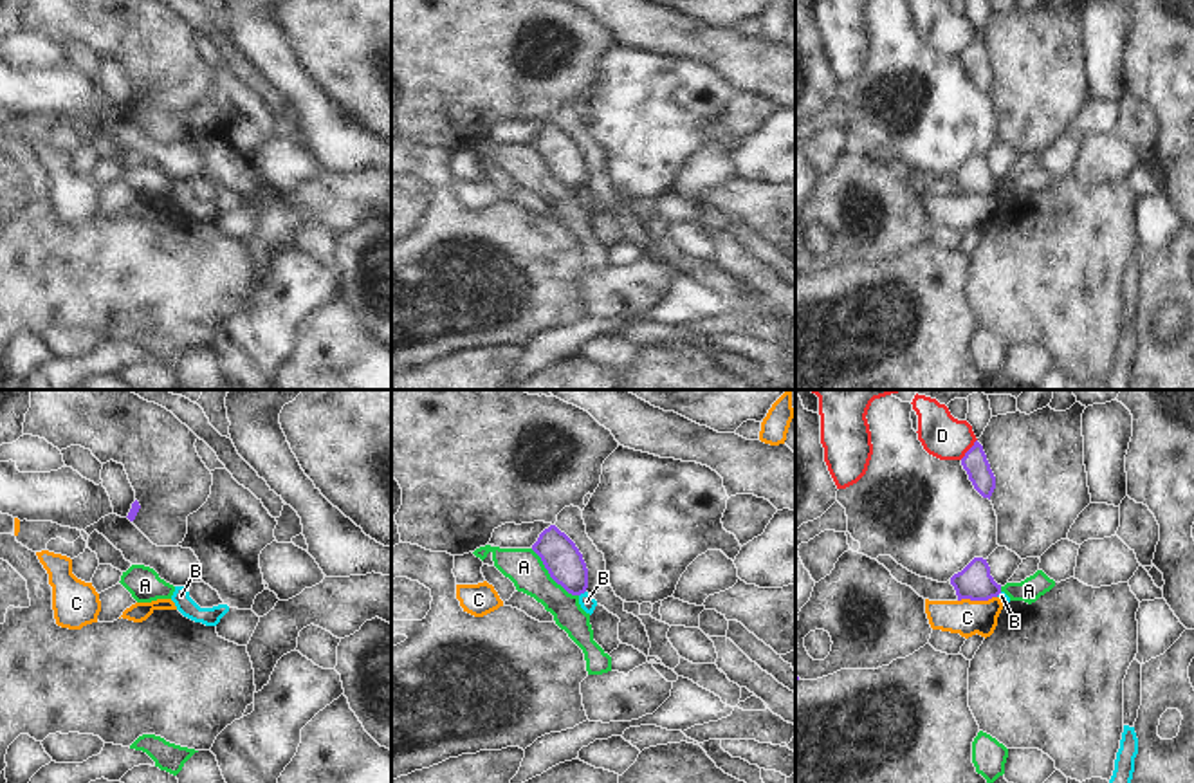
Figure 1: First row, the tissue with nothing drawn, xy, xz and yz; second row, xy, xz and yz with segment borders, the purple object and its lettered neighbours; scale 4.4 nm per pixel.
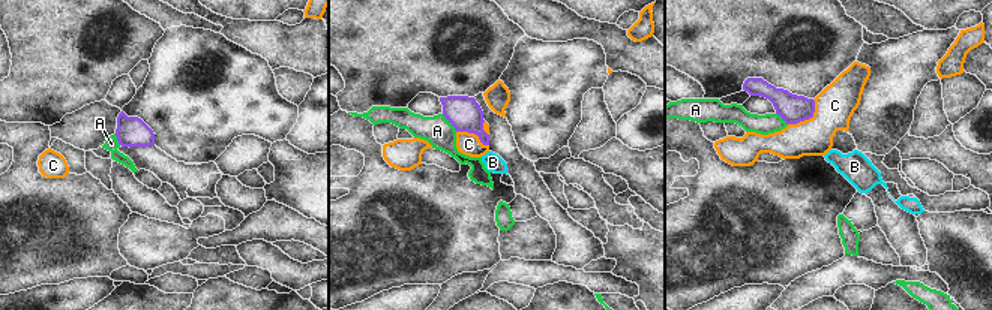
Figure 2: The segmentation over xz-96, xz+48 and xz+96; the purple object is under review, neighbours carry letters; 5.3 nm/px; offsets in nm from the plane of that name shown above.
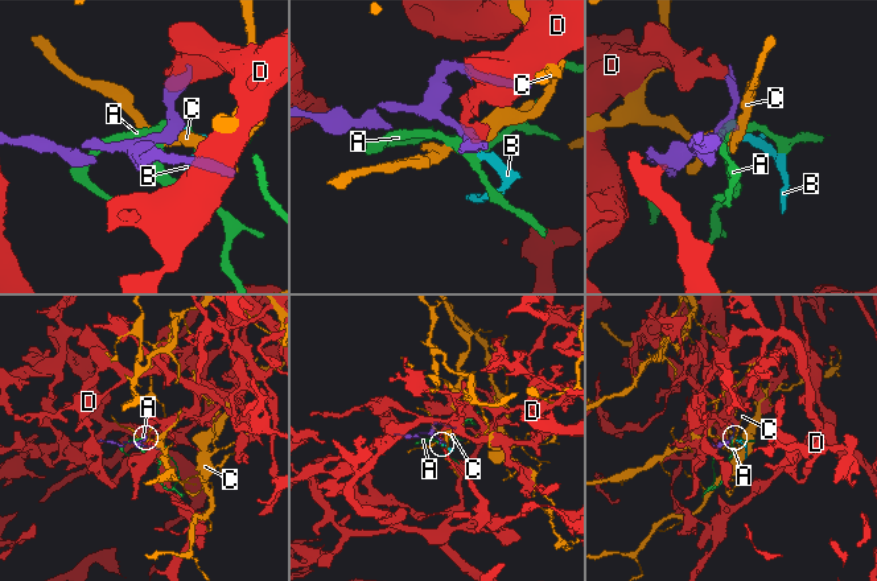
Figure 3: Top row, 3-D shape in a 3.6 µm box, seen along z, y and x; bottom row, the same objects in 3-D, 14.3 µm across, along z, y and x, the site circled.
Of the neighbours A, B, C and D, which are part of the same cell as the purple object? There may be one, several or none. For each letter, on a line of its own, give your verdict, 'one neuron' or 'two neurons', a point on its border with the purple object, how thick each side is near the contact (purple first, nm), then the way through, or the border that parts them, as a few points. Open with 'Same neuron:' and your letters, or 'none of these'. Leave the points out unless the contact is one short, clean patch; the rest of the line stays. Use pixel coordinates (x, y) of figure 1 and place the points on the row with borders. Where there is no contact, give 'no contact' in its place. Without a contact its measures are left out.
Same neuron: none of these
A: two neurons; contact xz (551, 576); calibres 170 and 170 nm; border xz (531, 549), (547, 572), (578, 596)
B: two neurons; contact xz (581, 592); calibres 170 and 70 nm; border xz (585, 590), (579, 596)
C: two neurons; contact yz (976, 599); calibres 160 and 160 nm; border yz (996, 596), (958, 601)
D: two neurons; contact yz (969, 450); calibres 110 and 200 nm; border yz (976, 439), (960, 459)

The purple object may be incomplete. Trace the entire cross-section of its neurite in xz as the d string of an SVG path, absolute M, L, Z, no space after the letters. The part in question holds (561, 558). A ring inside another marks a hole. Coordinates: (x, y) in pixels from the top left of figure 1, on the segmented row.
M556 525L545 529L532 550L541 557L550 577L568 594L581 595L588 588L588 568L575 543Z

